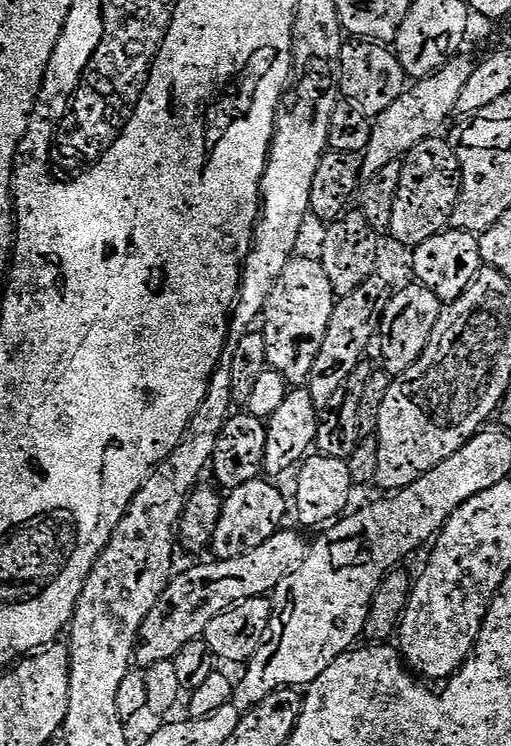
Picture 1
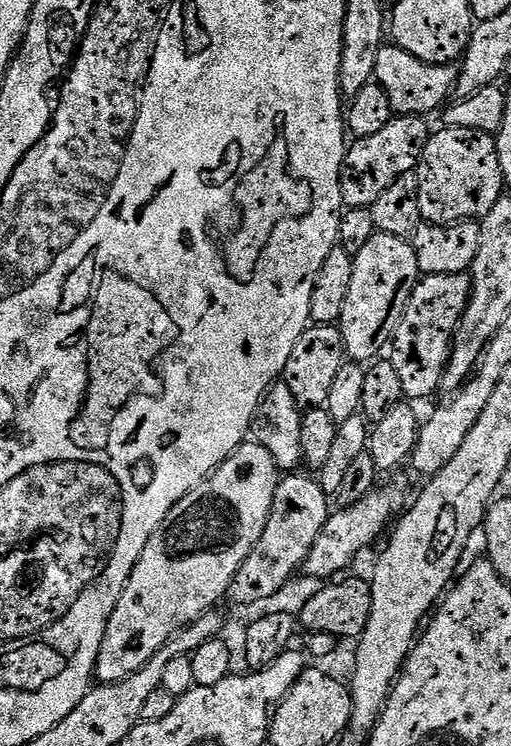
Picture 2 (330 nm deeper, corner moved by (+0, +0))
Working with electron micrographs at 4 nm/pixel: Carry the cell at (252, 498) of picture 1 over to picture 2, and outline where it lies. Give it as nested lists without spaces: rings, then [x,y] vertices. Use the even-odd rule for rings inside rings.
[[[284,474],[280,477],[280,483],[274,490],[274,502],[270,506],[270,518],[266,518],[266,530],[262,530],[262,538],[258,538],[250,554],[246,554],[238,566],[238,574],[234,574],[228,587],[227,599],[233,600],[236,606],[277,593],[303,569],[318,534],[322,534],[322,526],[326,526],[330,515],[330,496],[324,492],[319,479],[308,474],[300,475]]]

